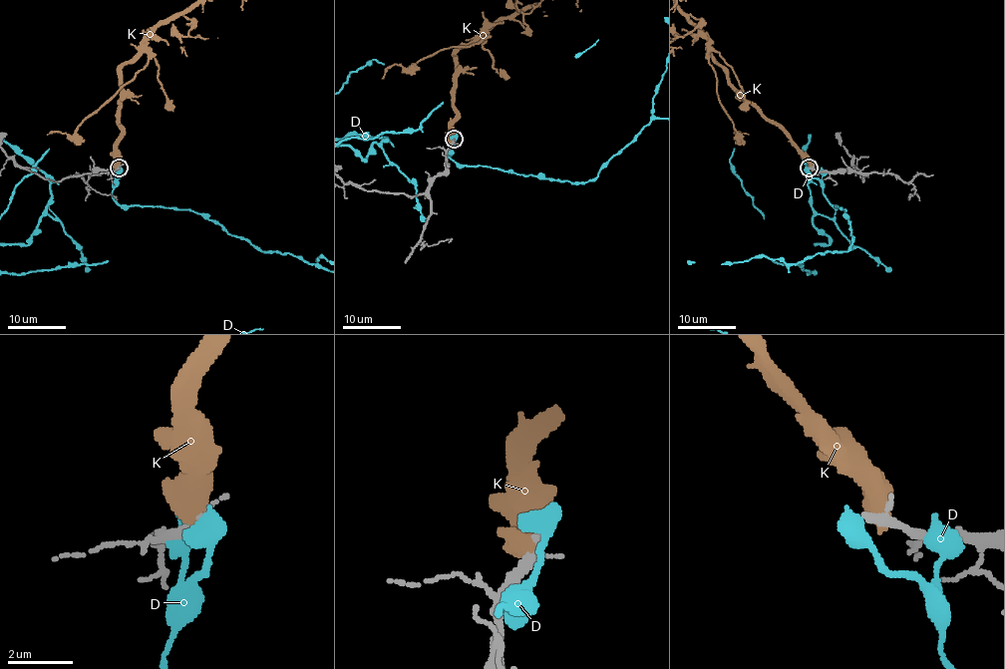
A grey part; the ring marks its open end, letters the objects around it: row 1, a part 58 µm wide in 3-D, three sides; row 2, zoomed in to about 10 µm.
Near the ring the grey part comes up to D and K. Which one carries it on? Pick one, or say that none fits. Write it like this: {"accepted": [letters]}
{"accepted": []}

